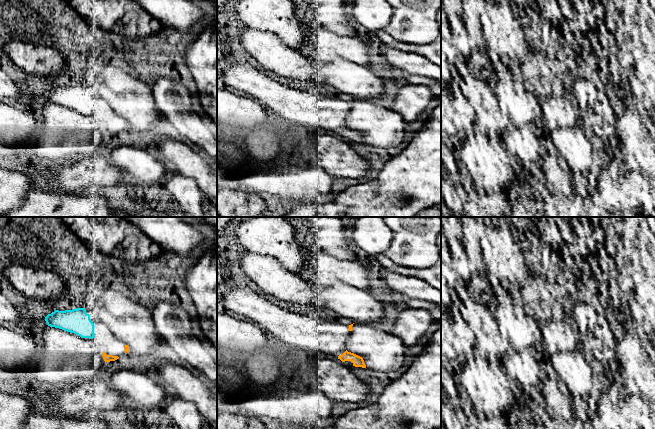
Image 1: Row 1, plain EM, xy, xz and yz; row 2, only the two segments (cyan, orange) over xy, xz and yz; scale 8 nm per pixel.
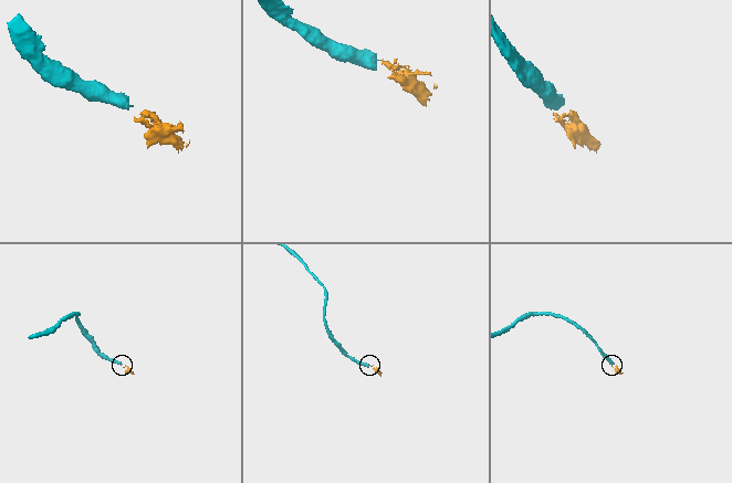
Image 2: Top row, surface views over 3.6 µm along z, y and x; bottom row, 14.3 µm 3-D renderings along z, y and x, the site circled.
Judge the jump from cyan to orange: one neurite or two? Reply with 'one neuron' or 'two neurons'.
one neuron

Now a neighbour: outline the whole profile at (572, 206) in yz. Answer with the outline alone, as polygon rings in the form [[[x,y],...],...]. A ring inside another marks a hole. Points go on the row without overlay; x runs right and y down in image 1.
[[[559,195],[556,203],[543,211],[545,217],[587,217],[586,199],[577,195]]]

